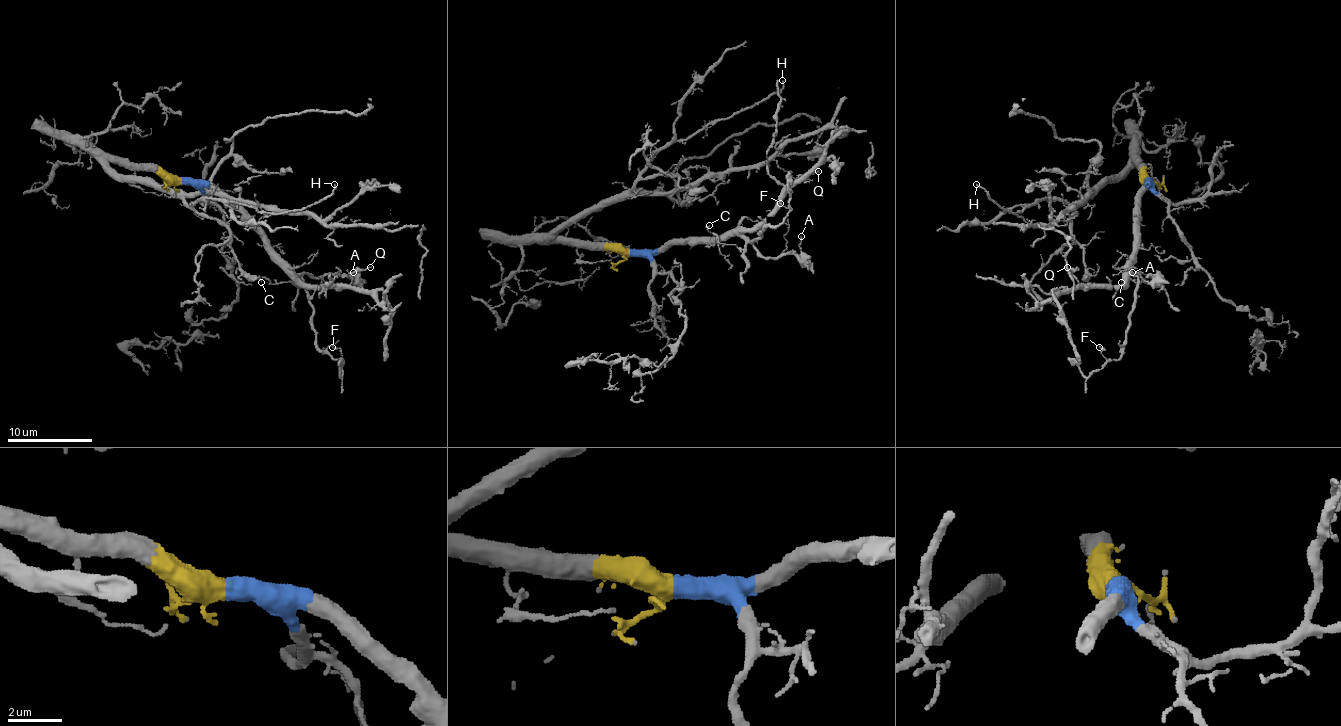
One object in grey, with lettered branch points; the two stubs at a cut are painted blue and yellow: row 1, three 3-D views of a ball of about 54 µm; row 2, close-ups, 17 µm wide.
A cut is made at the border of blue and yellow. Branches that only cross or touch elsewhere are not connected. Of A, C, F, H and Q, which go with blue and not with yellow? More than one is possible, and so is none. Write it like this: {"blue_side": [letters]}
{"blue_side": ["A", "C", "F", "Q"]}

